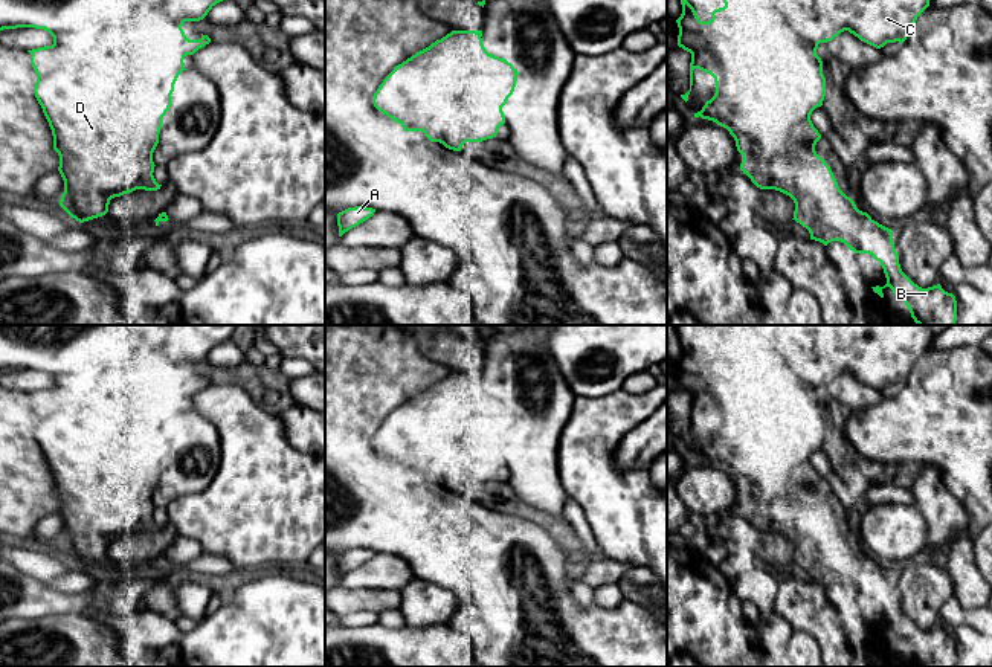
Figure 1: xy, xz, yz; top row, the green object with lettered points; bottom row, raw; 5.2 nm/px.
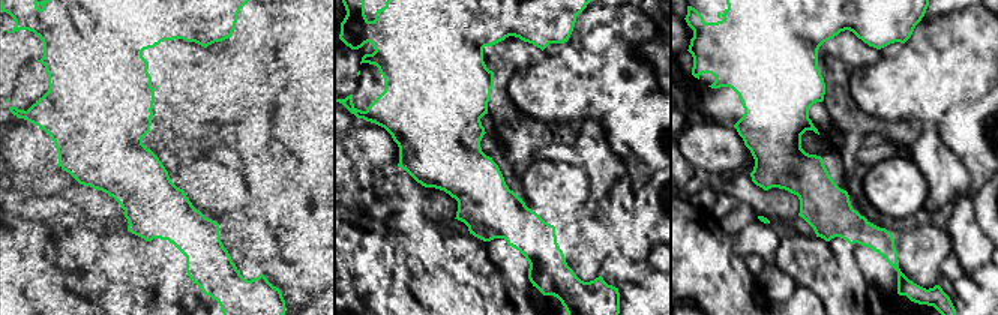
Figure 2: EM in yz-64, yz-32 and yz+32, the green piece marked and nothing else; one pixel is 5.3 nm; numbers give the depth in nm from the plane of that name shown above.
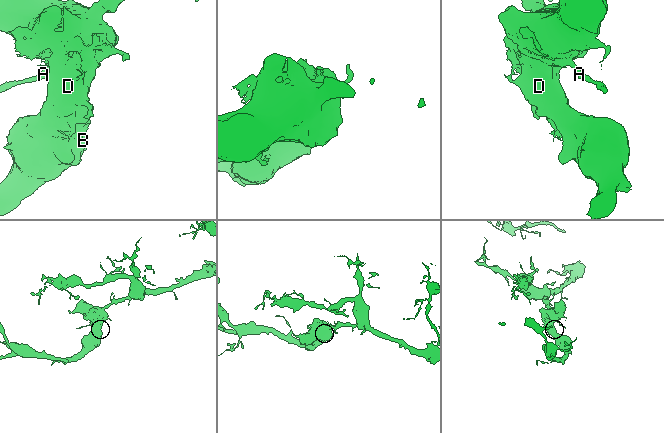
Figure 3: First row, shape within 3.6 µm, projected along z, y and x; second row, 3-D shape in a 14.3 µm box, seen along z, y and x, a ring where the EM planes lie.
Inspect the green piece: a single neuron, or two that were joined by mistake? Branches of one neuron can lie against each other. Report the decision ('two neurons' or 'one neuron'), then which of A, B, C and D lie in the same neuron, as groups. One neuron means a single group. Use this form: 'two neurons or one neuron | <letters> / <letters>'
two neurons | A C / B D

